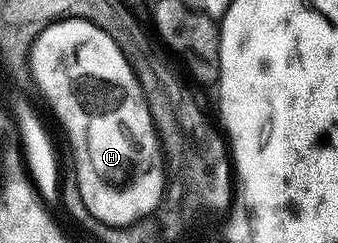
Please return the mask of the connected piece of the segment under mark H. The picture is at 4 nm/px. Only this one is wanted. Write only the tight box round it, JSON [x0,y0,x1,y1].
[30,17,166,226]

